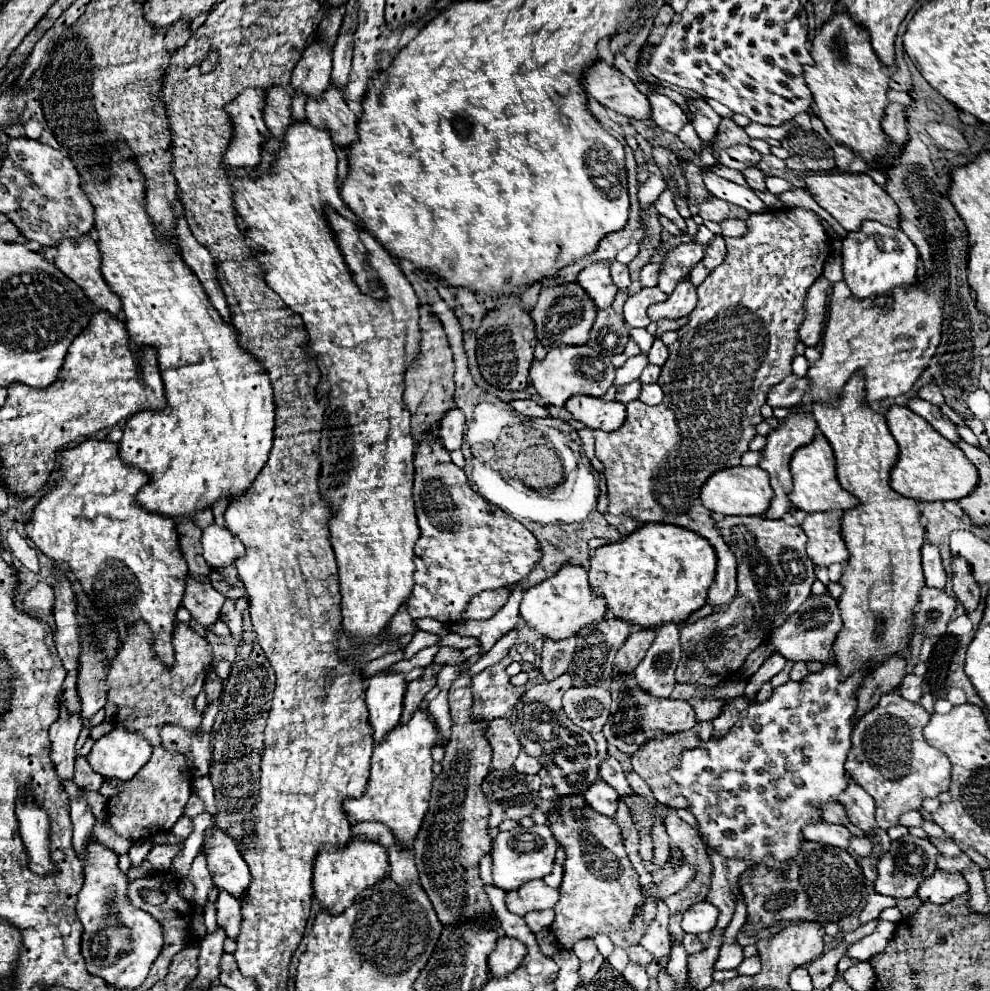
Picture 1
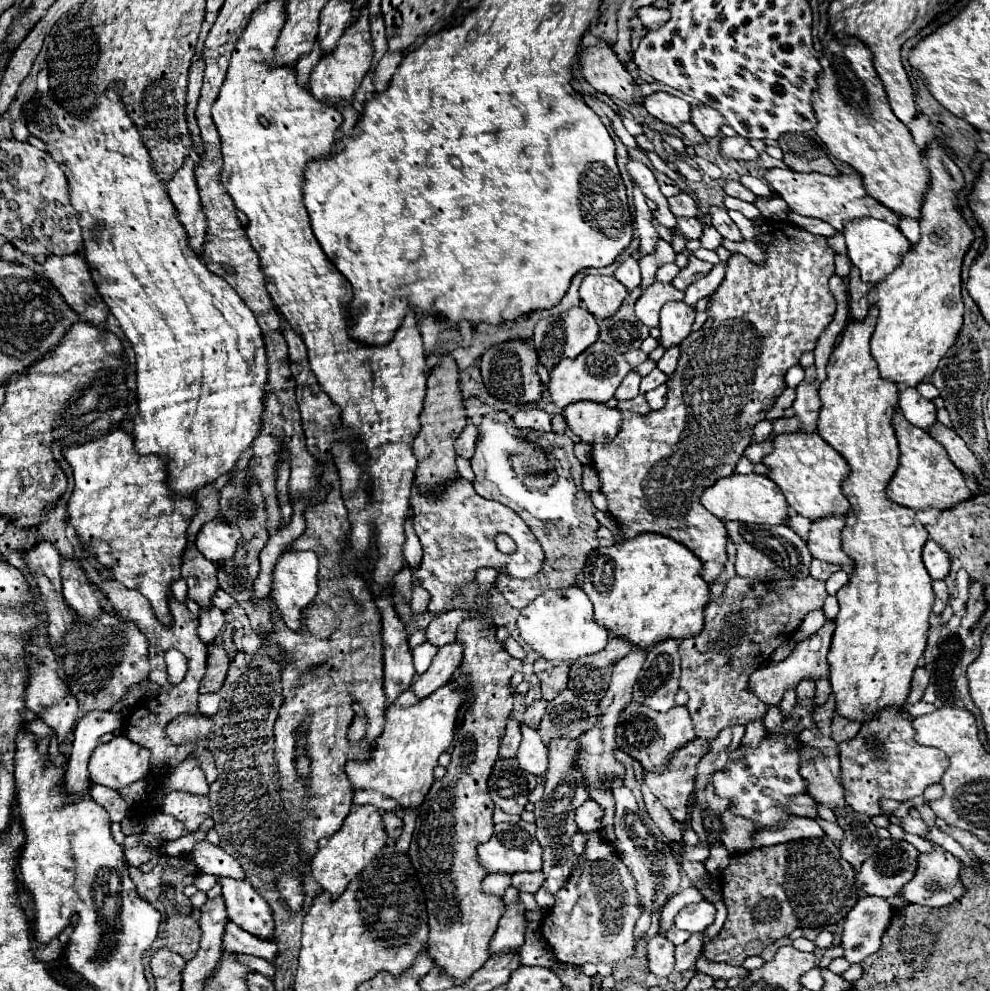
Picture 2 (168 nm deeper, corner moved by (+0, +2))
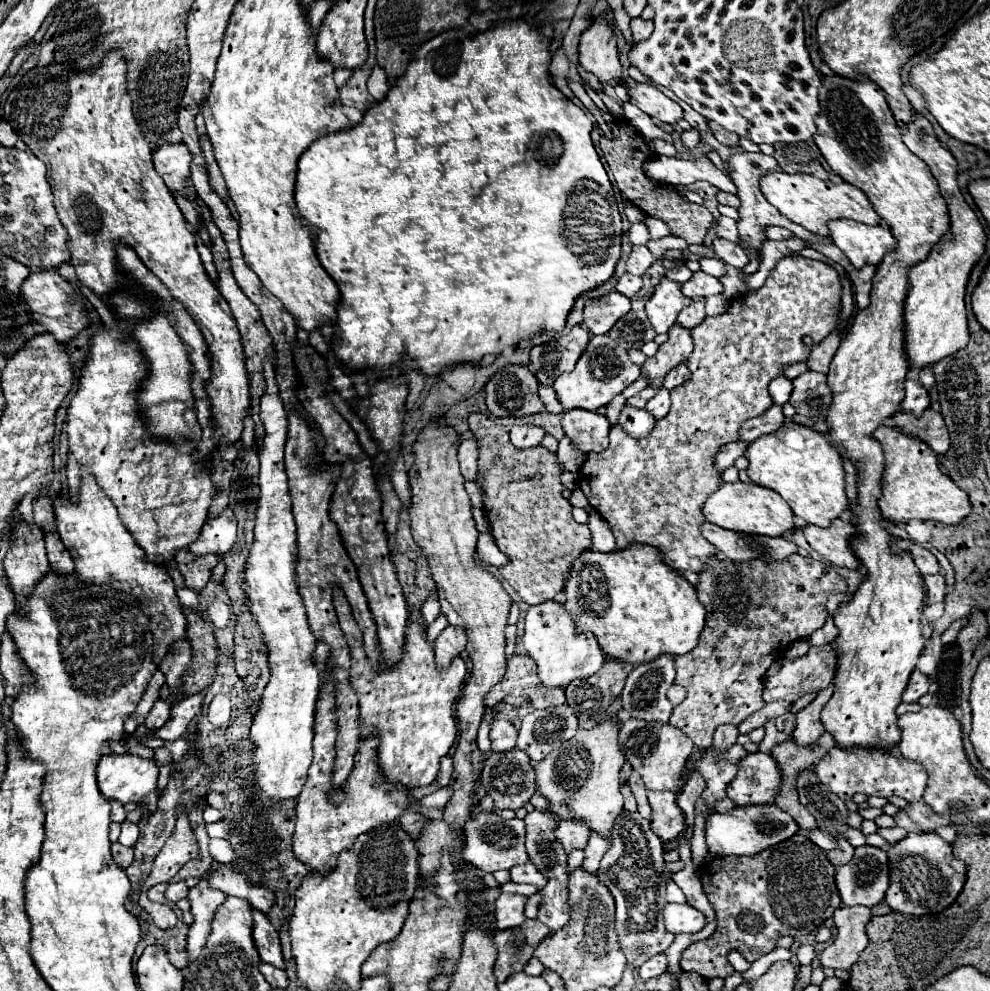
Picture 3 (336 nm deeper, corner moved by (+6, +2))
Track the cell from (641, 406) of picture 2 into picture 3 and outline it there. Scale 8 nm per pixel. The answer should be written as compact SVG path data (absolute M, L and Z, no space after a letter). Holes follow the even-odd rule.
M624 406L618 424L632 436L632 438L644 438L652 432L654 428L654 418L644 410L644 408L634 408L634 406Z

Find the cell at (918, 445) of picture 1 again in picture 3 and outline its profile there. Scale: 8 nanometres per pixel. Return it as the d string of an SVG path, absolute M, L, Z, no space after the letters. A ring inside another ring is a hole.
M880 426L874 432L874 438L882 444L884 454L886 454L886 466L884 466L884 476L882 476L882 496L878 500L878 506L886 520L902 524L902 522L910 522L912 518L918 518L918 520L936 520L942 524L958 524L970 514L972 504L970 504L968 494L964 490L960 490L952 482L952 478L940 470L938 454L932 448L928 448L926 442L922 442L920 438L908 436L894 426Z

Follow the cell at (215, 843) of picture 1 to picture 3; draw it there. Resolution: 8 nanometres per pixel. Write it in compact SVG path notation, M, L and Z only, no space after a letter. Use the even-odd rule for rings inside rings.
M252 910L252 918L254 918L252 938L256 942L256 948L258 948L260 958L264 962L268 962L268 964L274 964L278 968L284 968L284 958L282 958L282 952L280 952L278 932L274 930L274 926L270 924L270 920L266 918L264 912Z

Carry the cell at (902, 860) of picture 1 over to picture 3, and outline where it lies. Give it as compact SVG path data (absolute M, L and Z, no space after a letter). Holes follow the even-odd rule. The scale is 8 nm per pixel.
M860 846L852 862L836 870L836 886L844 906L874 906L884 900L890 886L890 862L882 848Z

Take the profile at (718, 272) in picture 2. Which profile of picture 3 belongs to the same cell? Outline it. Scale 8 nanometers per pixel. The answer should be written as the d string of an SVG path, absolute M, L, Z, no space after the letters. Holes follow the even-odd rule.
M694 298L694 302L678 314L680 324L686 326L686 328L698 326L704 320L704 316L706 316L704 314L704 302L706 302L706 298Z

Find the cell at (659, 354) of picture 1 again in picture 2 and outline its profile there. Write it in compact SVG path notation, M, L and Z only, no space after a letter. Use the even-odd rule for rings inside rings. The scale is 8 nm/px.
M668 348L662 356L662 360L658 362L658 368L668 376L676 370L676 364L678 364L678 348Z

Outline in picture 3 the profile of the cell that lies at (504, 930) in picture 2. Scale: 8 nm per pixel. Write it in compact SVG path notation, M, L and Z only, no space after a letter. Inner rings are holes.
M500 894L496 900L496 930L508 930L520 926L524 916L524 904L526 896L520 894Z

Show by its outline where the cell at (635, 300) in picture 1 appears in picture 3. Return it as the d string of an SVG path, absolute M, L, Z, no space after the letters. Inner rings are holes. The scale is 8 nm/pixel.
M662 278L660 284L654 288L654 294L646 302L646 314L648 320L652 322L652 328L656 332L666 332L668 326L676 322L680 310L688 306L688 302L692 300L680 292L680 284Z

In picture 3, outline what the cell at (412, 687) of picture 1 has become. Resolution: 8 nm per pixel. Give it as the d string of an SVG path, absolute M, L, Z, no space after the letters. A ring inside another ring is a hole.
M448 624L440 632L440 636L436 638L436 644L434 644L436 668L438 670L446 670L452 664L452 660L464 650L464 646L466 646L466 634L464 634L464 630Z

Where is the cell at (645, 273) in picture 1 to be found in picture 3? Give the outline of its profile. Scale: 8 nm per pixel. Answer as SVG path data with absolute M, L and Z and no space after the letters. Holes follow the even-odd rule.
M684 264L684 266L678 266L678 268L672 268L672 270L666 272L666 278L674 280L674 282L678 282L678 284L684 284L690 276L692 276L692 272L688 270L686 264Z

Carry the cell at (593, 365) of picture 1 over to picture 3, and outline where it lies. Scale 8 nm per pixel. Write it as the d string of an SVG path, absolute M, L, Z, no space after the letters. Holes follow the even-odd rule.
M604 334L604 336L590 338L584 354L576 362L576 368L572 372L560 374L554 380L554 390L564 410L570 410L570 408L596 410L600 406L606 406L616 394L620 394L626 386L636 382L638 376L640 376L640 368L628 358L626 350L616 346L616 342L612 342L612 338Z

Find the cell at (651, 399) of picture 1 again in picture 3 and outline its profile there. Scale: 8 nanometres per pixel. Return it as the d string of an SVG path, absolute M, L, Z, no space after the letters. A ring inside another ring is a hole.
M660 388L658 394L656 394L652 400L648 400L646 410L648 410L656 420L664 418L664 416L668 414L668 410L670 410L670 396L668 396L668 390L666 390L666 388Z

